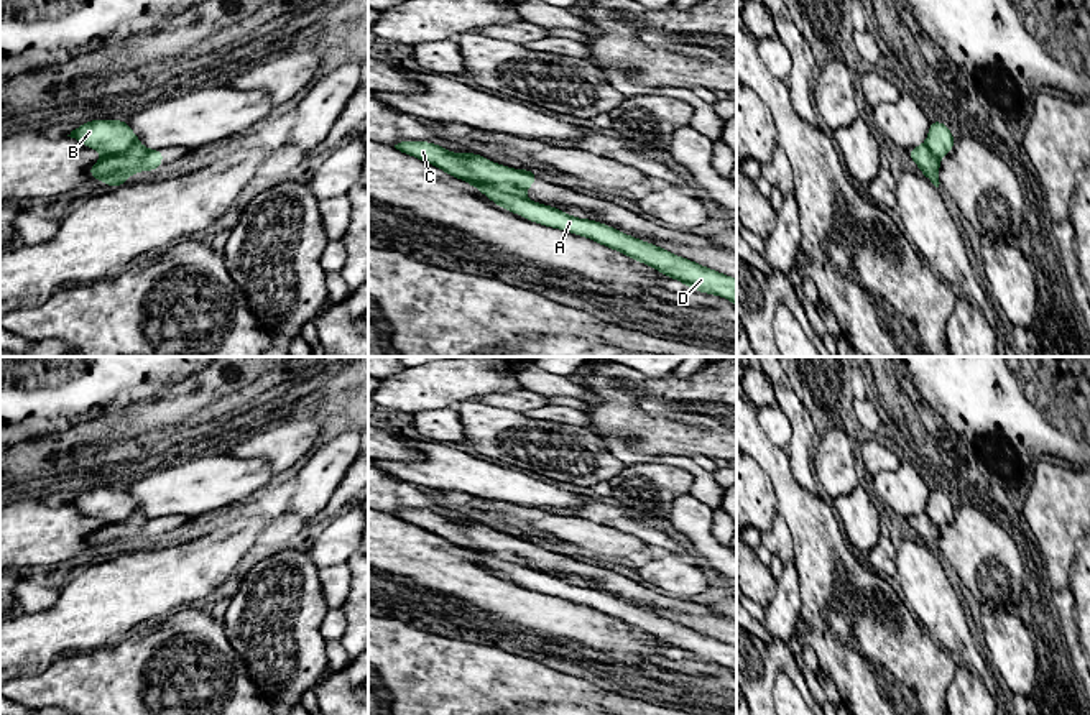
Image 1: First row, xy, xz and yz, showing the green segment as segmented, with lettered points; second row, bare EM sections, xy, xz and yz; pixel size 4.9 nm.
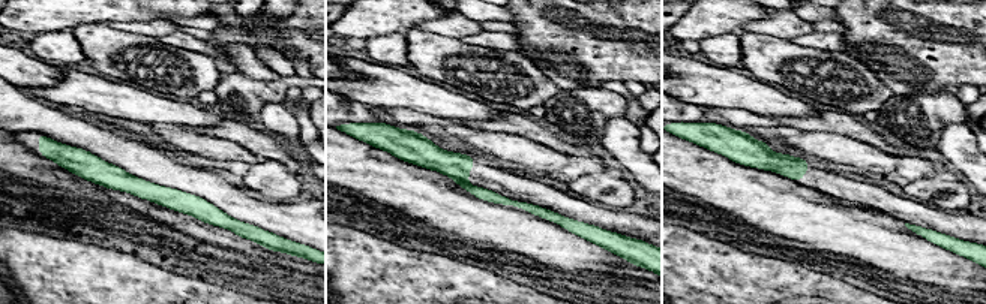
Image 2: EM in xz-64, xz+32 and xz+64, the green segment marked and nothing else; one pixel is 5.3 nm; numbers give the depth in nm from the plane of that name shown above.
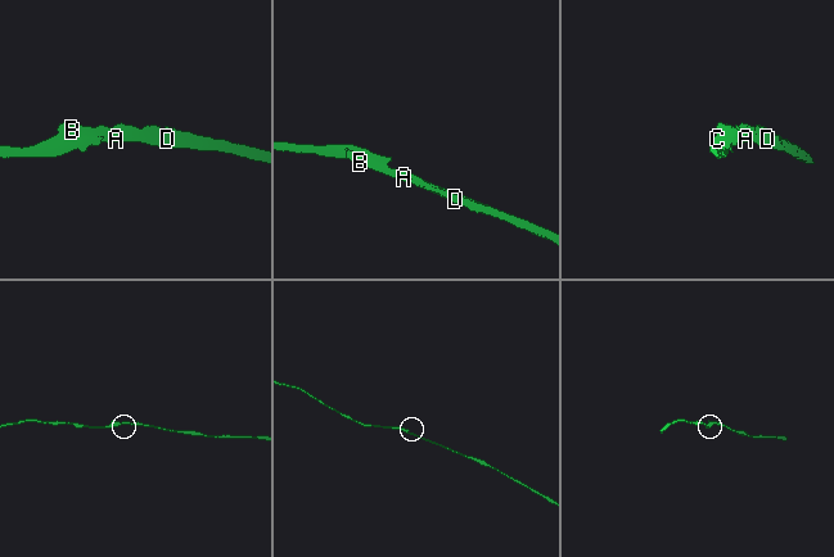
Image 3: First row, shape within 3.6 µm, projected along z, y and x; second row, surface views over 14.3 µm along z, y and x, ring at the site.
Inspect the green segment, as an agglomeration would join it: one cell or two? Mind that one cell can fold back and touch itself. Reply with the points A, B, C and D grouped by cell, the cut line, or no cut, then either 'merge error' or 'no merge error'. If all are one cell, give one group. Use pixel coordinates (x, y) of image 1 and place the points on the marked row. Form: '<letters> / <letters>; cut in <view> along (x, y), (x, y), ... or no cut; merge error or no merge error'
A B D / C; cut in xz along (469, 181), (492, 184), (521, 196); merge error

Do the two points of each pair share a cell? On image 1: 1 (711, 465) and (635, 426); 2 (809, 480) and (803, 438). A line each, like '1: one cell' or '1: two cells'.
1: two cells
2: one cell

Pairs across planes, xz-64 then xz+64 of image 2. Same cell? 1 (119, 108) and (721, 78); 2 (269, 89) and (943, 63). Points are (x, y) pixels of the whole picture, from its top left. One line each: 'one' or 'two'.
1: one
2: two

